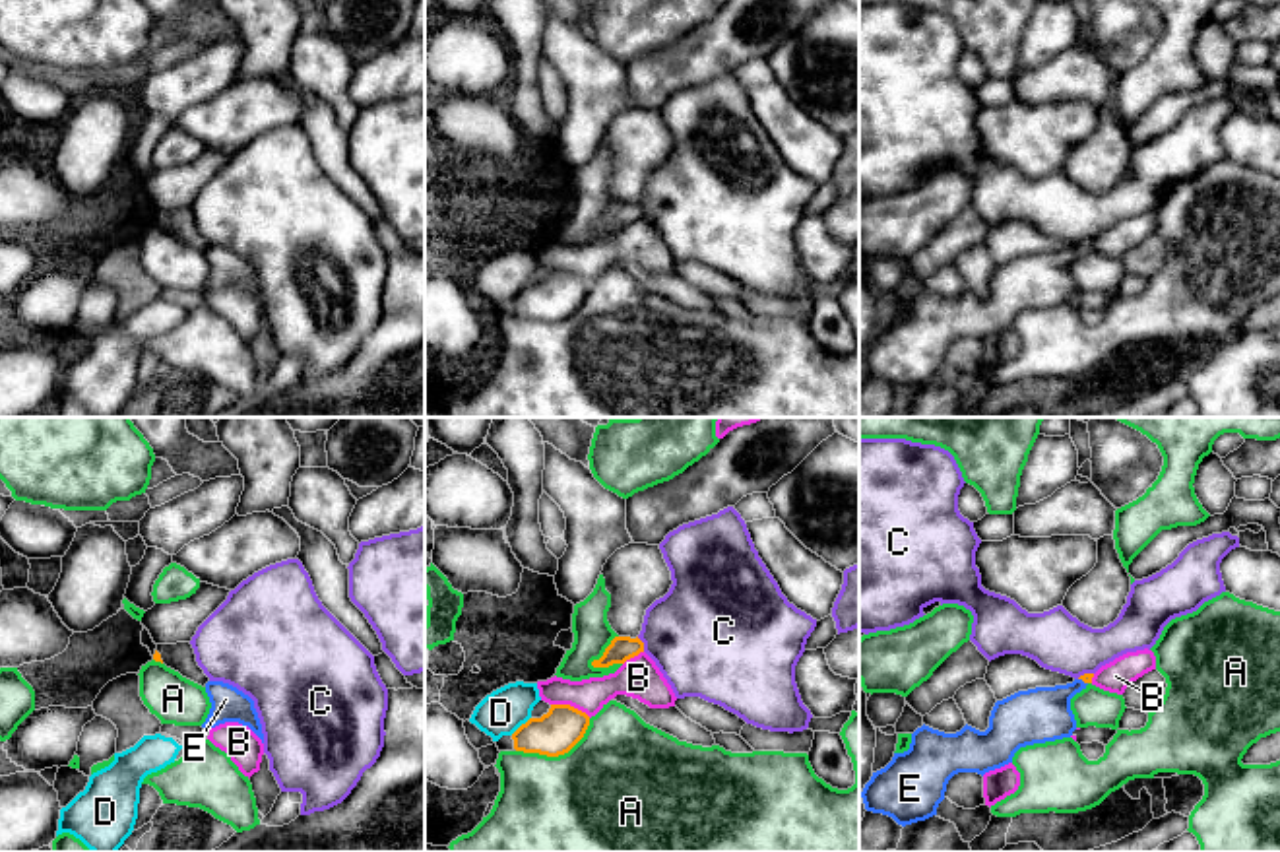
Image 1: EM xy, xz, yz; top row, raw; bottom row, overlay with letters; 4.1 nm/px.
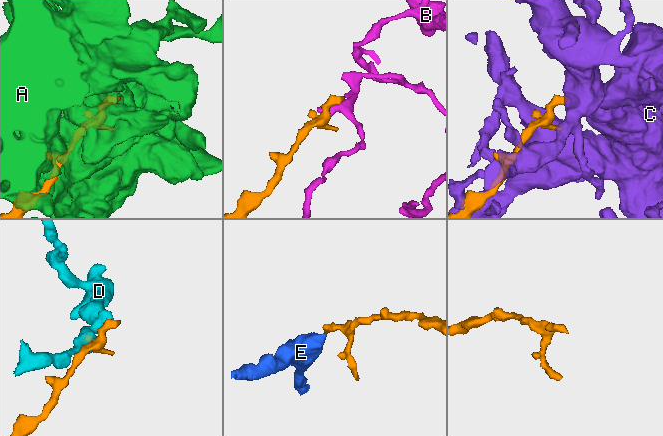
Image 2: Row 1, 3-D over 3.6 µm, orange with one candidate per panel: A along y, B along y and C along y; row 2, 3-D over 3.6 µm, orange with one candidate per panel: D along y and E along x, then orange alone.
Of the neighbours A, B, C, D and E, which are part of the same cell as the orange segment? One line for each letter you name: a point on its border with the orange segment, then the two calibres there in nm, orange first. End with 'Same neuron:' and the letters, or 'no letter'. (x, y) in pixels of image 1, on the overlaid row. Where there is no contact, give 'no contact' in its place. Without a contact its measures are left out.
E: contact yz (1083, 680); calibres 50 and 220 nm
Same neuron: E

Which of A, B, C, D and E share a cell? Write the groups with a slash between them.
A / B / C / D / E

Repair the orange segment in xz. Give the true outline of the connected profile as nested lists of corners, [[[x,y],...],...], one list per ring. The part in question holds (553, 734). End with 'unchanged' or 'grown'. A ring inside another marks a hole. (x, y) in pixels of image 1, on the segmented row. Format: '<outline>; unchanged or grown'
[[[551,705],[541,718],[529,718],[514,734],[514,749],[559,757],[568,753],[586,734],[590,716],[570,705]]]; unchanged

